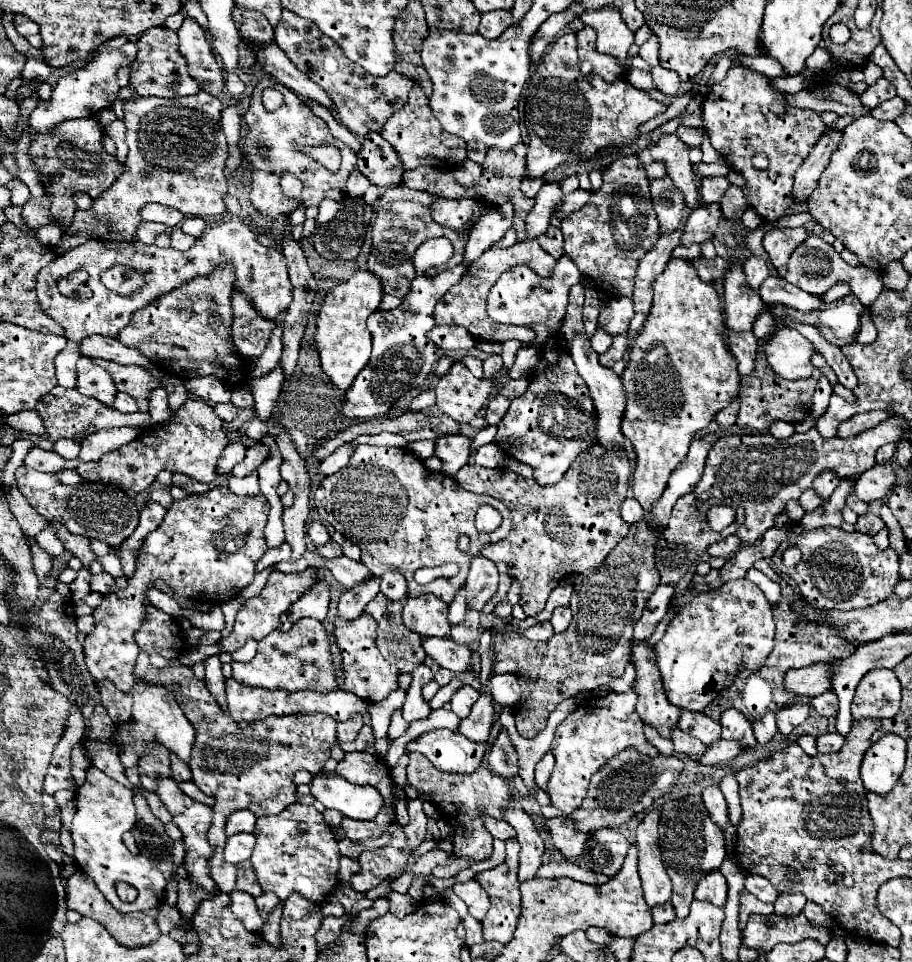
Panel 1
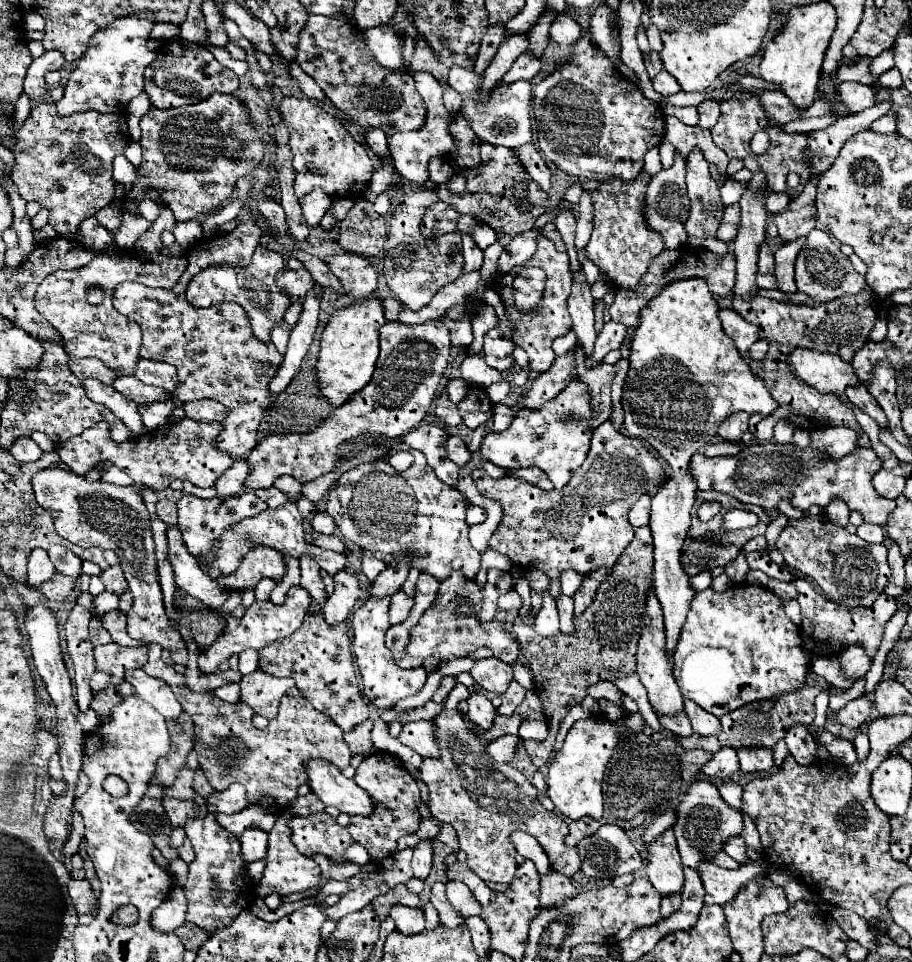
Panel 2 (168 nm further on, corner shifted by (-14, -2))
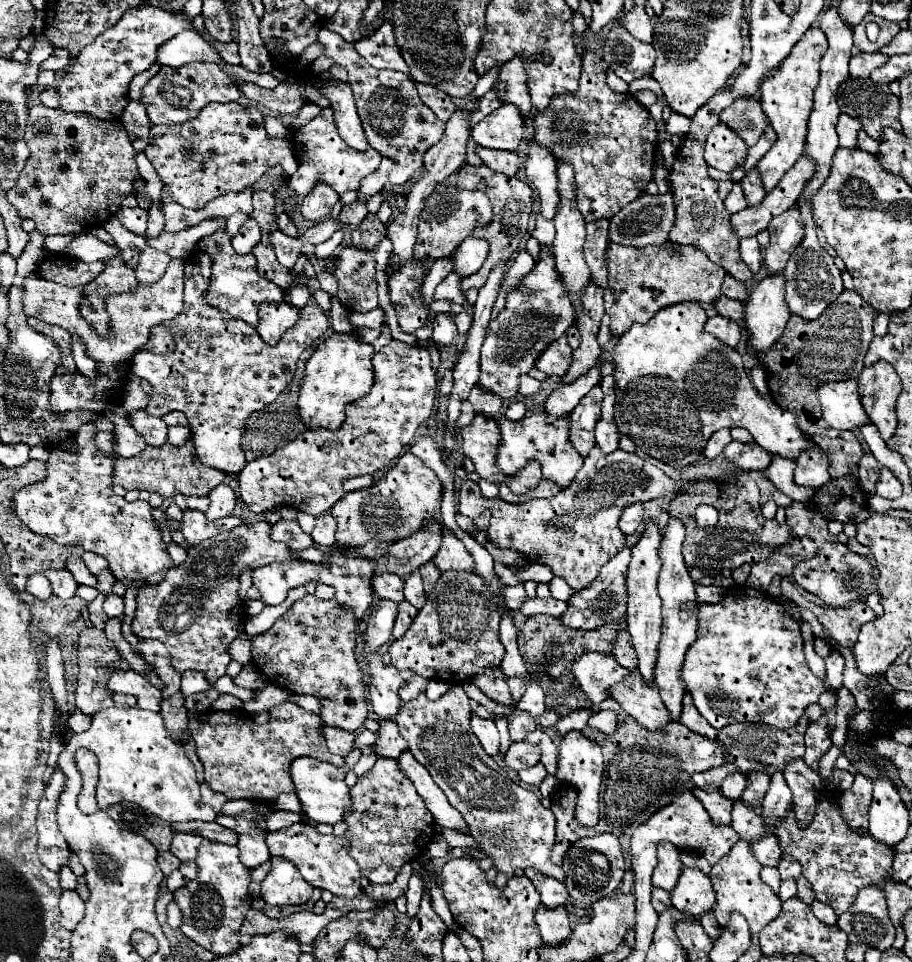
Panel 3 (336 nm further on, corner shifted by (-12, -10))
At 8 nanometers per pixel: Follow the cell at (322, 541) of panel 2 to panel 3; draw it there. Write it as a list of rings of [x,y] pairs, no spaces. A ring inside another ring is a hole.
[[[280,519],[278,523],[272,525],[270,537],[272,537],[272,541],[282,541],[282,543],[286,543],[286,545],[292,547],[294,551],[296,551],[296,549],[298,549],[298,551],[300,551],[300,549],[308,549],[308,547],[312,547],[312,543],[314,543],[312,537],[306,535],[296,521],[286,521],[286,519]]]

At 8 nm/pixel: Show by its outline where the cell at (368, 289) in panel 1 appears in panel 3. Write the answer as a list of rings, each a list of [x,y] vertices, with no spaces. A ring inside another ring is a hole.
[[[332,333],[330,337],[324,339],[324,343],[318,343],[316,351],[306,361],[306,371],[298,397],[298,413],[308,429],[330,429],[330,431],[340,429],[344,421],[344,407],[368,395],[374,383],[372,357],[374,357],[372,345],[360,343],[358,337],[352,335]]]

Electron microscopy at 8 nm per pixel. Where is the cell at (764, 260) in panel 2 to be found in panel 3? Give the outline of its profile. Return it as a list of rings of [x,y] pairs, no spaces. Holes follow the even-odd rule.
[[[756,237],[740,239],[740,257],[752,273],[756,273],[762,267],[762,253],[760,253],[760,245],[758,245]]]

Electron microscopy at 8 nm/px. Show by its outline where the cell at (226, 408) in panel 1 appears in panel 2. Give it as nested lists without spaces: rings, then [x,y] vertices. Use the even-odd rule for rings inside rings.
[[[212,399],[184,403],[186,417],[198,419],[198,421],[224,421],[226,415],[228,415],[226,409],[228,409],[226,405],[222,405],[218,401],[212,401]]]

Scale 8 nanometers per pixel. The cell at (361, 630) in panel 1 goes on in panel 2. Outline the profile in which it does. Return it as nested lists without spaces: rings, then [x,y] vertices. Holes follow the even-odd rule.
[[[368,599],[352,615],[352,629],[354,629],[352,647],[354,647],[358,667],[360,667],[360,675],[362,675],[362,683],[364,683],[364,695],[368,697],[370,703],[374,703],[376,707],[382,707],[382,709],[390,709],[400,699],[406,699],[406,697],[418,693],[426,683],[426,671],[422,667],[412,669],[412,671],[398,667],[394,663],[390,651],[384,645],[384,633],[390,627],[388,605],[390,605],[388,599]]]

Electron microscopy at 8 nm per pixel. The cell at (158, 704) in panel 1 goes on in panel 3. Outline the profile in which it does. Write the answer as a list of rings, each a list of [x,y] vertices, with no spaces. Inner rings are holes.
[[[114,671],[108,679],[108,689],[112,693],[128,693],[138,699],[140,709],[160,711],[162,693],[156,689],[146,677],[138,675],[136,671]]]

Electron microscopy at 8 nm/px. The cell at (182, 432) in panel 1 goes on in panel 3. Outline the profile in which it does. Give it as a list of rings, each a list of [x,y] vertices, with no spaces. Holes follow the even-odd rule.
[[[186,441],[184,447],[174,447],[164,443],[160,449],[154,447],[146,447],[142,453],[138,453],[136,457],[124,459],[124,457],[116,457],[116,475],[114,475],[114,485],[122,485],[126,491],[132,489],[146,489],[150,493],[160,493],[164,499],[174,497],[174,495],[208,495],[210,489],[214,489],[216,485],[220,485],[224,481],[224,473],[212,467],[202,465],[200,461],[196,461],[196,451],[192,441]]]

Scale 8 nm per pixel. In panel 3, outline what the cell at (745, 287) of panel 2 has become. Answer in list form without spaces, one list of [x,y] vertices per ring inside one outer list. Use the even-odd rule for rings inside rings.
[[[756,167],[746,173],[746,177],[740,181],[740,185],[744,189],[748,205],[758,205],[766,197],[766,191],[762,187],[762,179],[760,179],[760,173]]]

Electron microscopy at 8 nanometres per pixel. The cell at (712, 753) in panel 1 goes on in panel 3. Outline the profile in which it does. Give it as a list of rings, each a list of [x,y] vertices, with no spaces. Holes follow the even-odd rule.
[[[724,763],[722,767],[696,773],[696,775],[692,777],[692,781],[694,781],[696,787],[700,787],[700,789],[704,789],[704,791],[718,791],[720,785],[722,785],[722,781],[724,781],[724,777],[730,775],[730,773],[734,773],[734,771],[736,771],[736,765]]]

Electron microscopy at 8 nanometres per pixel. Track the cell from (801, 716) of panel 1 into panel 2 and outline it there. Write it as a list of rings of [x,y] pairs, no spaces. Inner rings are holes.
[[[796,723],[786,731],[784,737],[790,755],[800,763],[800,765],[810,765],[816,759],[816,749],[814,749],[814,739],[808,731],[806,725]]]

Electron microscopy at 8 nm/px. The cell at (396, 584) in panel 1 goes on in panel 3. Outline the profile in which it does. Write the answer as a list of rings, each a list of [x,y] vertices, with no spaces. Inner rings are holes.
[[[414,571],[414,573],[406,579],[404,595],[406,595],[406,601],[408,601],[408,603],[412,603],[416,609],[422,609],[422,605],[424,605],[424,601],[426,601],[426,593],[424,593],[422,577],[420,577],[418,571]]]

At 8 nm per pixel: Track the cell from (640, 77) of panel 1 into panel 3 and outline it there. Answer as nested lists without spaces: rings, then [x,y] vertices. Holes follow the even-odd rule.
[[[612,27],[602,39],[602,59],[626,83],[652,71],[656,57],[652,45],[634,39],[624,27]]]

